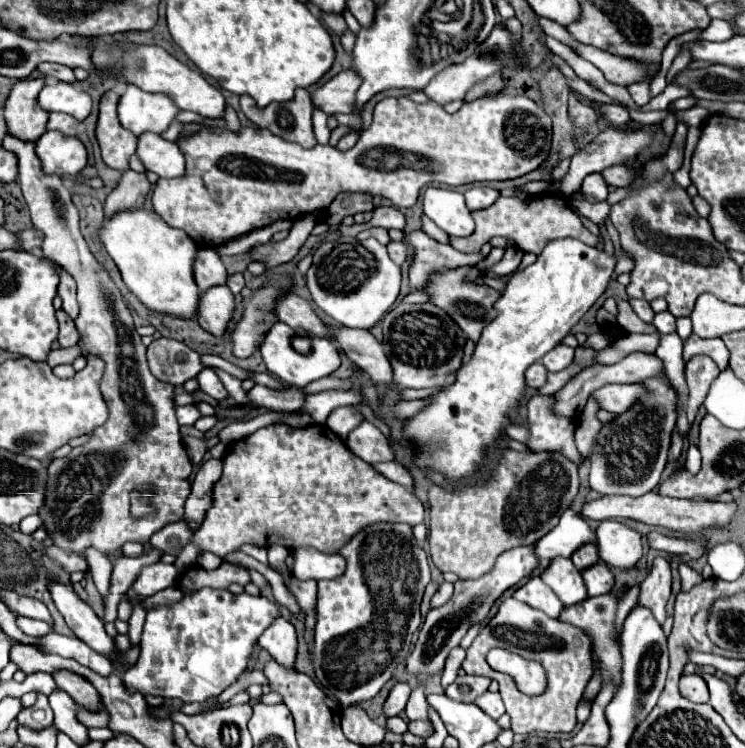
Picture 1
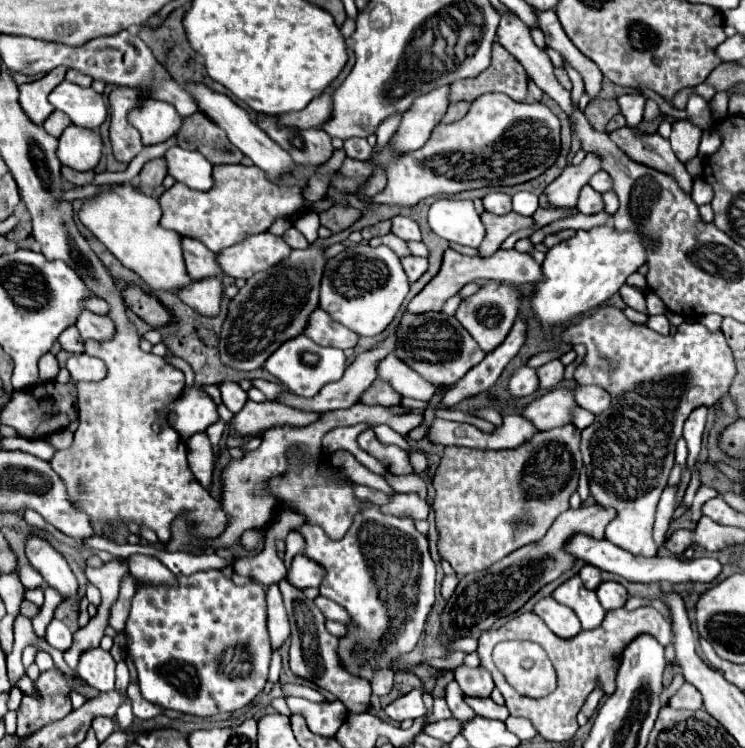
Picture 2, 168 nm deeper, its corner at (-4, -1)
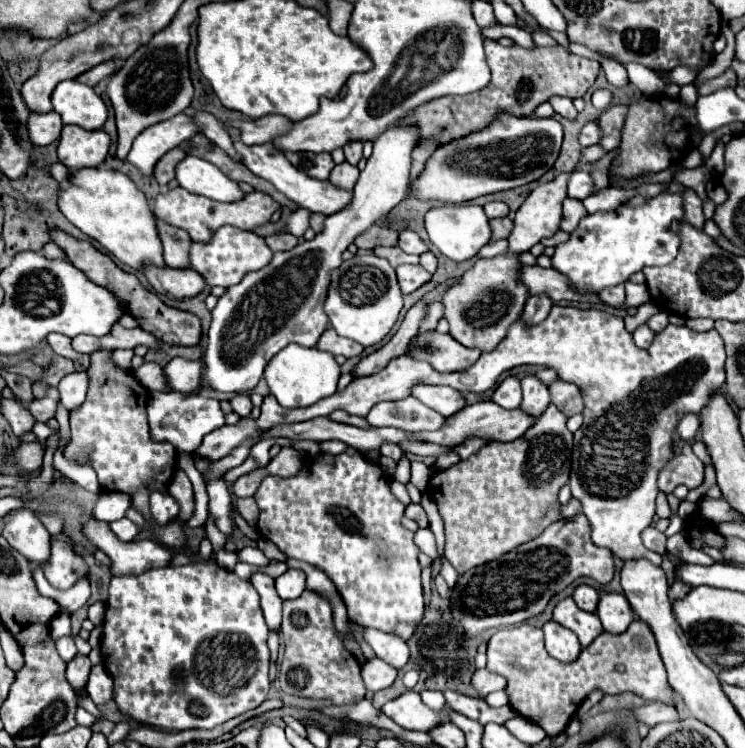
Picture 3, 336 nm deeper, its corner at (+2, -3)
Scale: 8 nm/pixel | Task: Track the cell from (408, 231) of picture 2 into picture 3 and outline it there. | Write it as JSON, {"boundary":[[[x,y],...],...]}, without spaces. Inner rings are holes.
{"boundary":[[[405,230],[405,232],[399,234],[399,248],[407,254],[417,254],[417,256],[421,256],[423,252],[429,250],[425,246],[425,242],[413,230]]]}

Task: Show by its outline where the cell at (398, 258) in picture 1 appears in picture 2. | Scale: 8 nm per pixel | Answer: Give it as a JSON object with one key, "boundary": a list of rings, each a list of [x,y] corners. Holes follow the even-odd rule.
{"boundary":[[[405,256],[401,258],[401,264],[411,282],[415,282],[427,270],[427,258],[419,258],[419,256]]]}

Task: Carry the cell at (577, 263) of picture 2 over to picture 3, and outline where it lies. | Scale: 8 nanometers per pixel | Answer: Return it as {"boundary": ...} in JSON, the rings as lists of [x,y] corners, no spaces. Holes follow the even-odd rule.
{"boundary":[[[661,192],[641,206],[619,206],[609,212],[585,216],[565,244],[555,248],[553,268],[569,278],[579,290],[599,292],[607,286],[627,282],[627,278],[647,266],[669,264],[679,250],[679,234],[671,230],[673,222],[685,220],[683,198],[673,192]]]}

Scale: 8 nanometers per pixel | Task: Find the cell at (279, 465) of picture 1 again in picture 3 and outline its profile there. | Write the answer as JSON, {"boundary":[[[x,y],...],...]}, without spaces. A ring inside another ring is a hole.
{"boundary":[[[409,504],[409,506],[405,508],[405,516],[411,518],[411,520],[415,520],[415,522],[419,524],[419,528],[427,528],[427,526],[429,526],[429,524],[427,524],[427,514],[425,514],[425,510],[421,508],[421,504]]]}

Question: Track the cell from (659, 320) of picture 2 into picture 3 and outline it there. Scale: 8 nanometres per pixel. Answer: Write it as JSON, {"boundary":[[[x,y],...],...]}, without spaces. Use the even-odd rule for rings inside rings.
{"boundary":[[[639,326],[635,332],[633,332],[633,342],[639,346],[639,348],[647,348],[651,342],[653,342],[653,336],[655,332],[649,330],[649,326]]]}

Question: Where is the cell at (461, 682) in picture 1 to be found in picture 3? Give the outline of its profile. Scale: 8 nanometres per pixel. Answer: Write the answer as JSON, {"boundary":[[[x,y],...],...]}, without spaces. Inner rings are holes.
{"boundary":[[[477,670],[473,674],[473,688],[479,694],[487,696],[487,694],[491,694],[495,690],[503,690],[505,688],[505,678],[501,678],[499,674],[493,674],[489,670]]]}

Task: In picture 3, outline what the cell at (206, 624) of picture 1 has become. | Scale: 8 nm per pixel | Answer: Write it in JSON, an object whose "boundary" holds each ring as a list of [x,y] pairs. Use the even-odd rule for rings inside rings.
{"boundary":[[[197,562],[197,564],[187,564],[187,566],[147,570],[143,574],[113,576],[109,584],[109,598],[107,598],[105,618],[103,618],[103,636],[101,636],[103,666],[107,674],[113,678],[113,700],[117,702],[117,708],[121,714],[133,718],[139,724],[157,726],[159,730],[165,730],[165,732],[183,732],[191,728],[215,728],[217,724],[223,724],[243,712],[249,712],[261,706],[263,700],[267,698],[267,692],[269,692],[267,634],[269,634],[269,628],[265,626],[265,620],[261,614],[257,590],[253,590],[249,580],[237,578],[235,572],[227,572],[215,562]]]}

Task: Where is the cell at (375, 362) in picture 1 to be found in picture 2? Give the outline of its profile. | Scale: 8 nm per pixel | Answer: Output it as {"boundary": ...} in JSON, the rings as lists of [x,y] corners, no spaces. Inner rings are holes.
{"boundary":[[[393,354],[379,360],[377,378],[387,380],[387,384],[397,388],[401,396],[409,396],[423,402],[427,402],[437,390],[437,386],[431,386],[429,382],[425,382],[415,370],[411,370],[407,364],[397,360]]]}

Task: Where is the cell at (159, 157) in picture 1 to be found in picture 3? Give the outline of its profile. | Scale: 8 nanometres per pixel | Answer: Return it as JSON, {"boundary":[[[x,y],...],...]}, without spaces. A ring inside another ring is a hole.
{"boundary":[[[187,156],[183,162],[179,162],[177,180],[181,188],[217,202],[237,202],[245,196],[235,180],[227,178],[215,164],[197,156]]]}

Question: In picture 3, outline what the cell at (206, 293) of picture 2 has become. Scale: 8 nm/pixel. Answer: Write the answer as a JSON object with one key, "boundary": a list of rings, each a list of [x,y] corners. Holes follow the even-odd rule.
{"boundary":[[[145,264],[143,274],[147,276],[147,280],[155,288],[155,292],[159,292],[167,298],[175,298],[175,300],[193,298],[205,286],[205,280],[193,268],[175,270],[169,266],[159,268],[153,264]]]}

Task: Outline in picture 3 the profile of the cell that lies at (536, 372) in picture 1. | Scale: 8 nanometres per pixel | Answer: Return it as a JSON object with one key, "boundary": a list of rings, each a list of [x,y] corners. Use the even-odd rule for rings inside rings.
{"boundary":[[[513,376],[505,378],[497,390],[493,392],[493,402],[505,410],[513,410],[521,406],[521,382]]]}

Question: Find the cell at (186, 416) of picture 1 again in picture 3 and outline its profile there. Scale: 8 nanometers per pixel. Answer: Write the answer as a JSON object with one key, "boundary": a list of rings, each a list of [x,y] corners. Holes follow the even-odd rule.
{"boundary":[[[149,392],[147,416],[151,426],[151,436],[155,440],[171,442],[179,452],[195,452],[203,436],[221,428],[225,424],[225,414],[219,400],[203,398],[199,394],[183,396],[181,392]]]}

